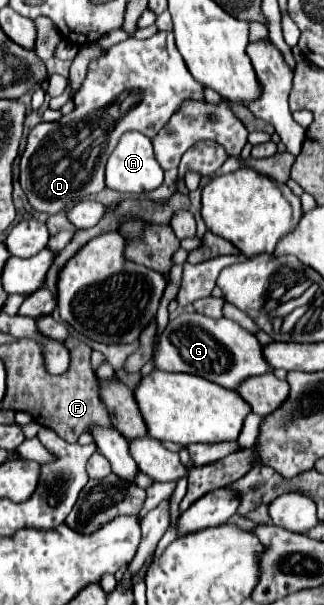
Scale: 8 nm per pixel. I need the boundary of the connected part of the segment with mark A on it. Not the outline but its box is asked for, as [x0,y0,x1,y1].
[107,133,163,193]

